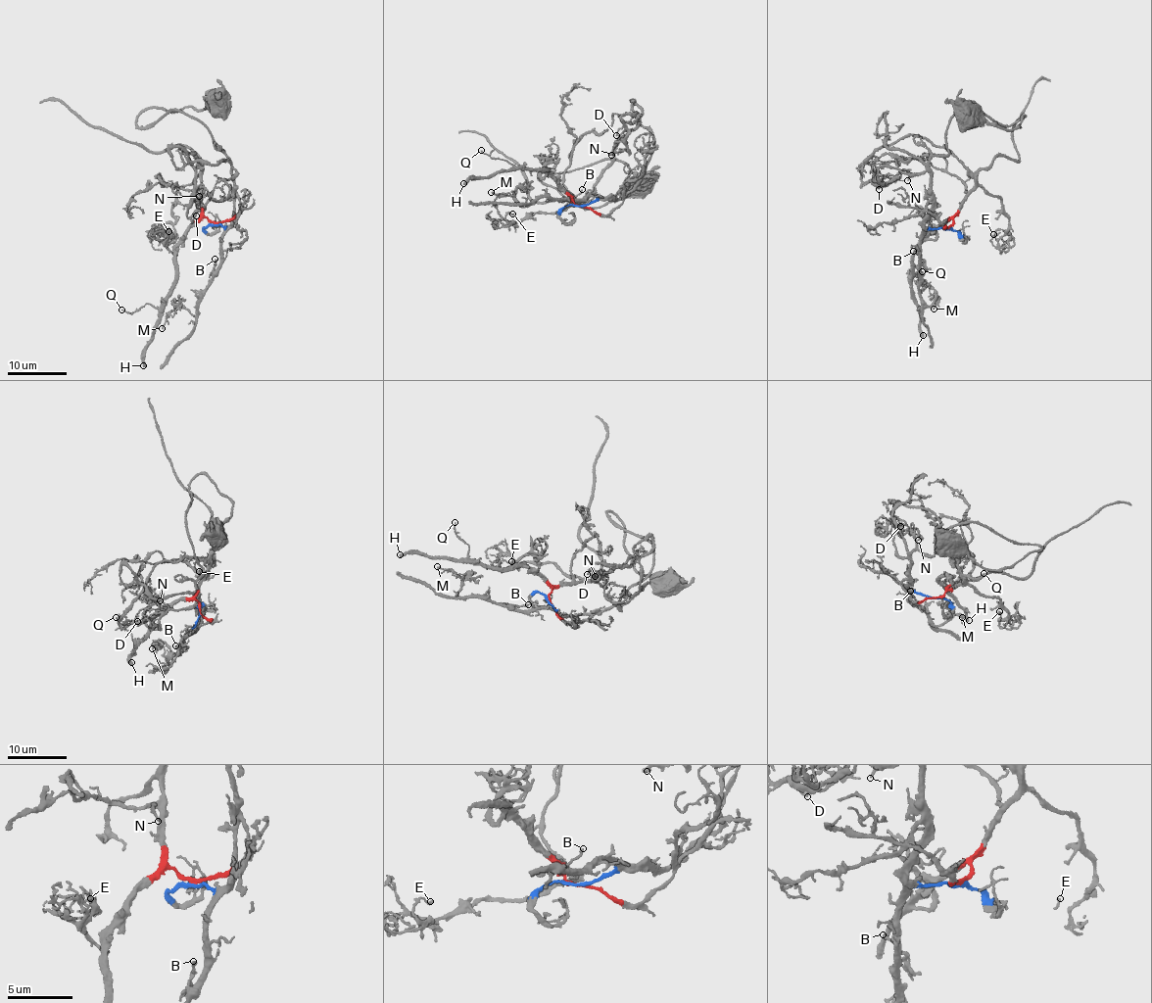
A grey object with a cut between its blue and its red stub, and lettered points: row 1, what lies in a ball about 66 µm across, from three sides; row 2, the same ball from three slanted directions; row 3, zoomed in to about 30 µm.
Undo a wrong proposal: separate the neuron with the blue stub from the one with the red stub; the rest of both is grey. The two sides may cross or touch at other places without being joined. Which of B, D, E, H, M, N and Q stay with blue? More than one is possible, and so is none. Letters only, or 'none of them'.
B, M

